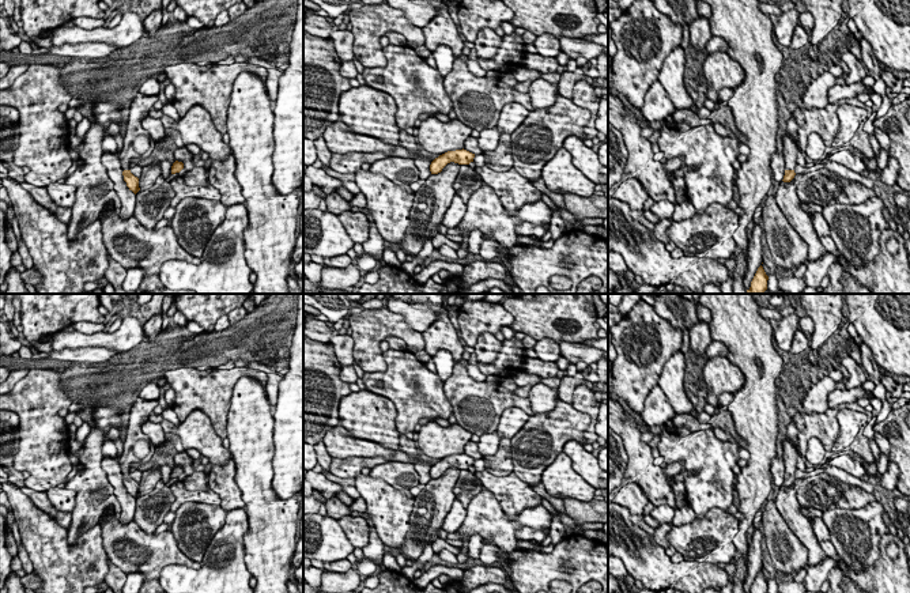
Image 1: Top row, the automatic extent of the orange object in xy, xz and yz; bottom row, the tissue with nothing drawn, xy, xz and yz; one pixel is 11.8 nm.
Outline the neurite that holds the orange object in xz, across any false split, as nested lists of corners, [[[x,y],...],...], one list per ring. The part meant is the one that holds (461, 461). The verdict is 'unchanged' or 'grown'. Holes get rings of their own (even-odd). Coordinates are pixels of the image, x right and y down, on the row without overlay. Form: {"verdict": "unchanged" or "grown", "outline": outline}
{"verdict": "unchanged", "outline": [[[464,453],[456,454],[456,456],[448,456],[431,467],[430,476],[431,479],[438,479],[450,467],[454,467],[458,469],[469,469],[471,467],[473,467],[473,462],[475,462],[475,458]]]}

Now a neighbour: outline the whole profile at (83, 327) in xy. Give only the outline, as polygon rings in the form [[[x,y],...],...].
[[[79,321],[73,324],[75,331],[84,333],[84,335],[92,335],[97,332],[103,332],[106,329],[106,324],[97,324],[97,322],[88,322],[88,321]]]

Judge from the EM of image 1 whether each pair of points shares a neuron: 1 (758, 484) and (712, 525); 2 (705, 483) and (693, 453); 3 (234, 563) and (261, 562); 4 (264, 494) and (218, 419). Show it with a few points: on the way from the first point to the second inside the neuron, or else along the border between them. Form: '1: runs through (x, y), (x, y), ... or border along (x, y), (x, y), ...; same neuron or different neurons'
1: border along (739, 522), (739, 531), (733, 539), (735, 548); different neurons
2: runs through (705, 476), (705, 465), (699, 460); same neuron
3: border along (246, 531), (244, 536), (245, 566), (252, 575); different neurons
4: border along (230, 401), (226, 435); different neurons

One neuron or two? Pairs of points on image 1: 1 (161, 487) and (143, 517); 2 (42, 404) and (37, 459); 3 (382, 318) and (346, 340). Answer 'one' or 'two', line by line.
1: one
2: one
3: two

